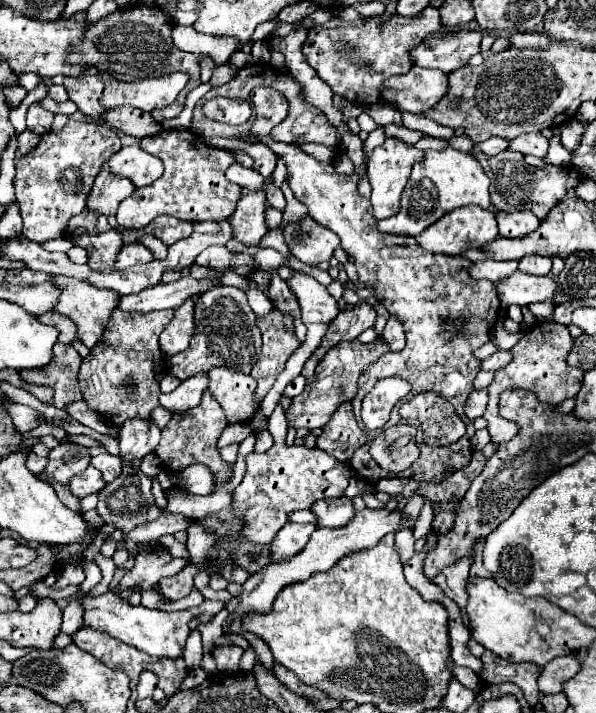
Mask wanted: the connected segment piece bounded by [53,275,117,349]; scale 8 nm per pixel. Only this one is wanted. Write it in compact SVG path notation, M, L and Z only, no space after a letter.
M53 277L53 283L61 289L61 297L59 297L59 303L55 307L55 311L59 311L61 315L67 315L71 321L77 323L77 329L79 329L79 341L93 349L97 347L101 341L103 341L103 329L107 327L107 321L111 317L111 311L117 303L117 293L111 291L111 289L97 289L89 283L83 283L79 279L71 279L71 277Z

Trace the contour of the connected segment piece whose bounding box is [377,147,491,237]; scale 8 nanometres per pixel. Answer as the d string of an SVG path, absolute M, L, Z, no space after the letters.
M451 147L445 151L425 151L425 161L413 165L413 173L401 195L399 213L379 221L377 229L381 233L413 237L425 231L435 221L439 221L445 213L465 205L479 205L483 209L491 205L489 177L485 175L483 167L477 163L477 159L471 153L461 153Z

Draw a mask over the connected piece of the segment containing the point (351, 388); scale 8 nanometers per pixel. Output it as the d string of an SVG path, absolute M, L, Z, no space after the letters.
M379 337L373 343L359 343L355 341L345 341L335 345L331 351L327 351L327 355L321 359L321 363L315 369L313 379L307 381L307 387L301 395L297 395L293 399L291 409L287 411L287 421L289 425L299 427L307 427L309 431L315 427L325 427L325 423L329 423L329 419L333 417L333 411L337 411L337 407L341 403L353 401L353 397L357 395L357 379L361 375L361 367L367 367L369 363L375 363L383 353L389 351L389 345Z

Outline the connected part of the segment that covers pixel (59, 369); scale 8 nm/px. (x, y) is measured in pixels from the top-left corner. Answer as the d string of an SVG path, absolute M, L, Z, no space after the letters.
M57 343L55 359L45 369L31 369L21 371L19 377L29 385L45 385L53 389L51 405L57 409L65 409L69 403L83 401L81 387L77 387L77 371L81 367L81 355L75 351L73 345Z

